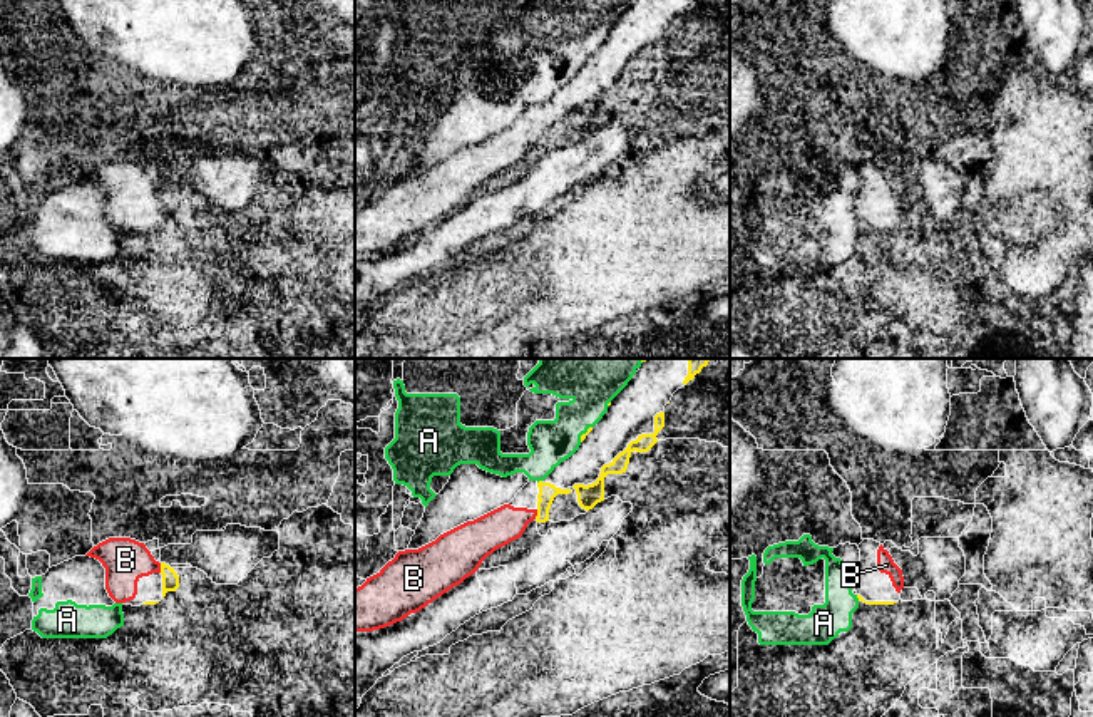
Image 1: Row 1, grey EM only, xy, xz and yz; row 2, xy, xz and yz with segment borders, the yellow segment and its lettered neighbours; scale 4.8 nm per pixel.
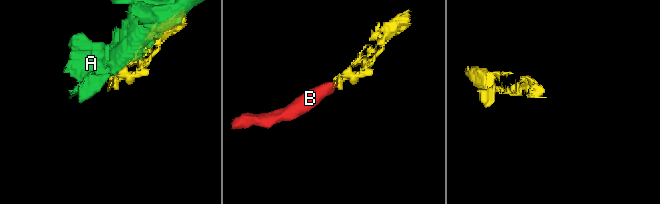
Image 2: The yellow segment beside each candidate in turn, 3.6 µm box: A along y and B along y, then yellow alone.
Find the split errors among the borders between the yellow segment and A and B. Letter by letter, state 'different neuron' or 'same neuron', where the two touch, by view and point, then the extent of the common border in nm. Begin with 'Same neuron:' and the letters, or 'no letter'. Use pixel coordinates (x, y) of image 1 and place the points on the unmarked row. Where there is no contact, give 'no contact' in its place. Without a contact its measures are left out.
Same neuron: B
A: different neuron; meets yellow in xz at (539, 106); contact 30 nm long
B: same neuron; meets yellow in xy at (161, 193); contact 50 nm long

